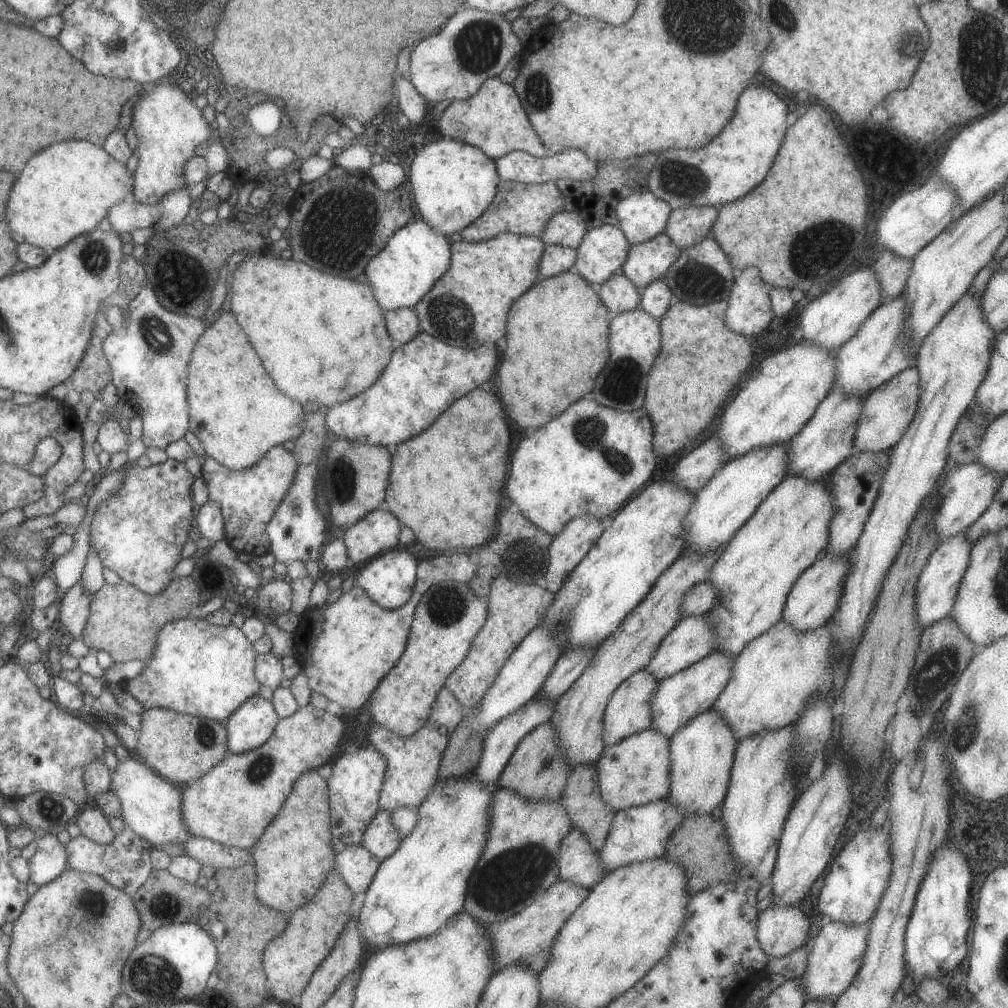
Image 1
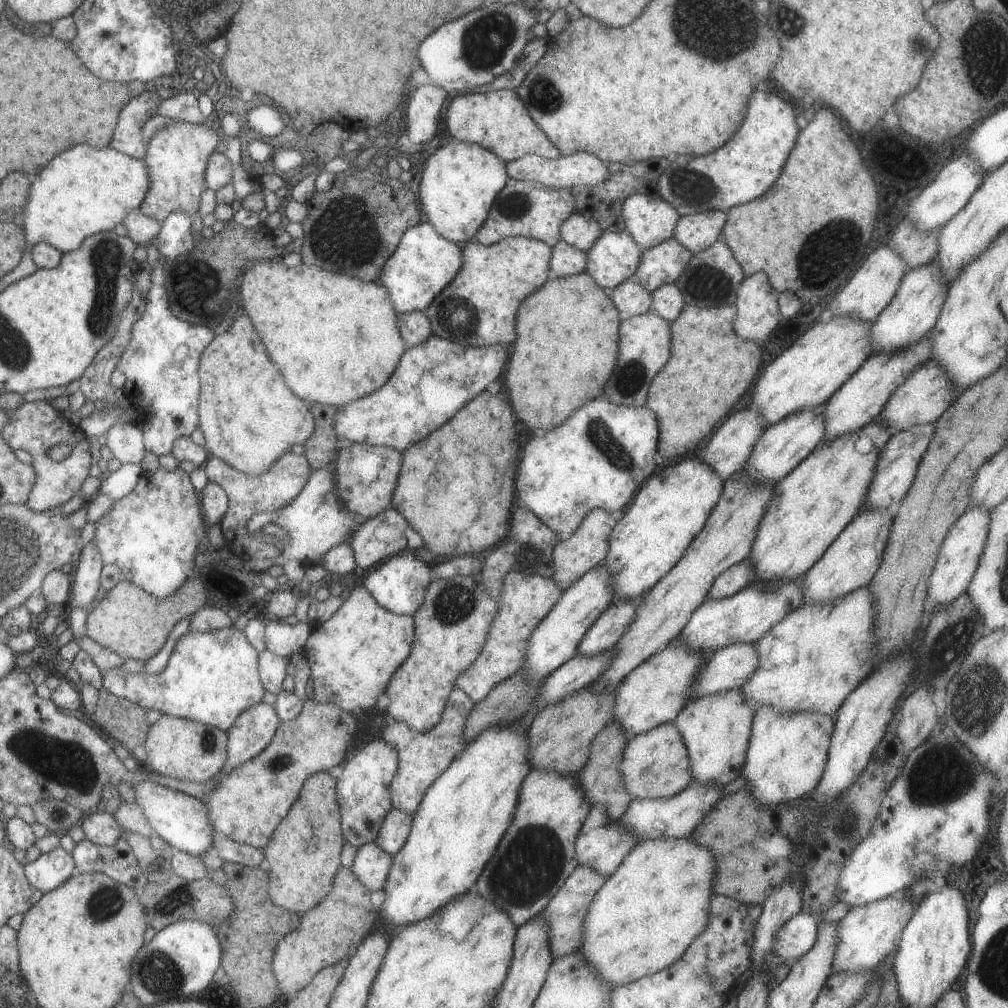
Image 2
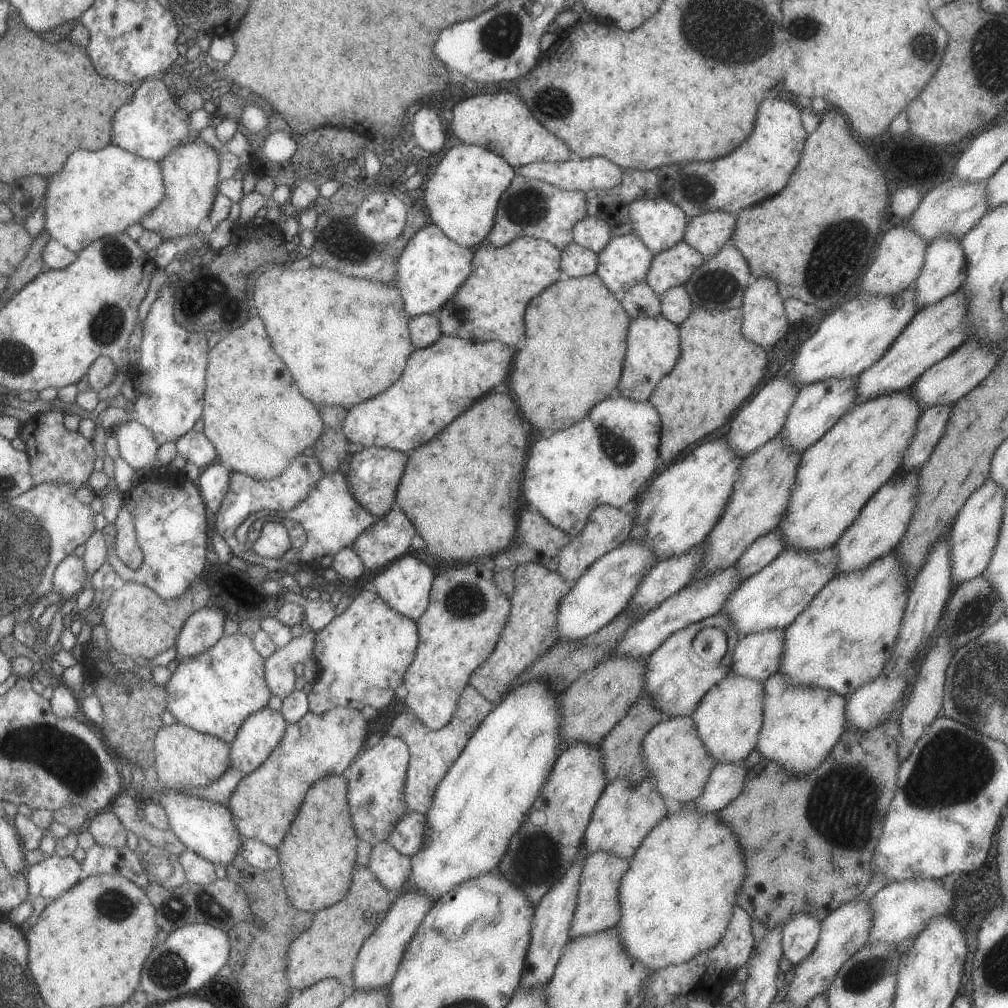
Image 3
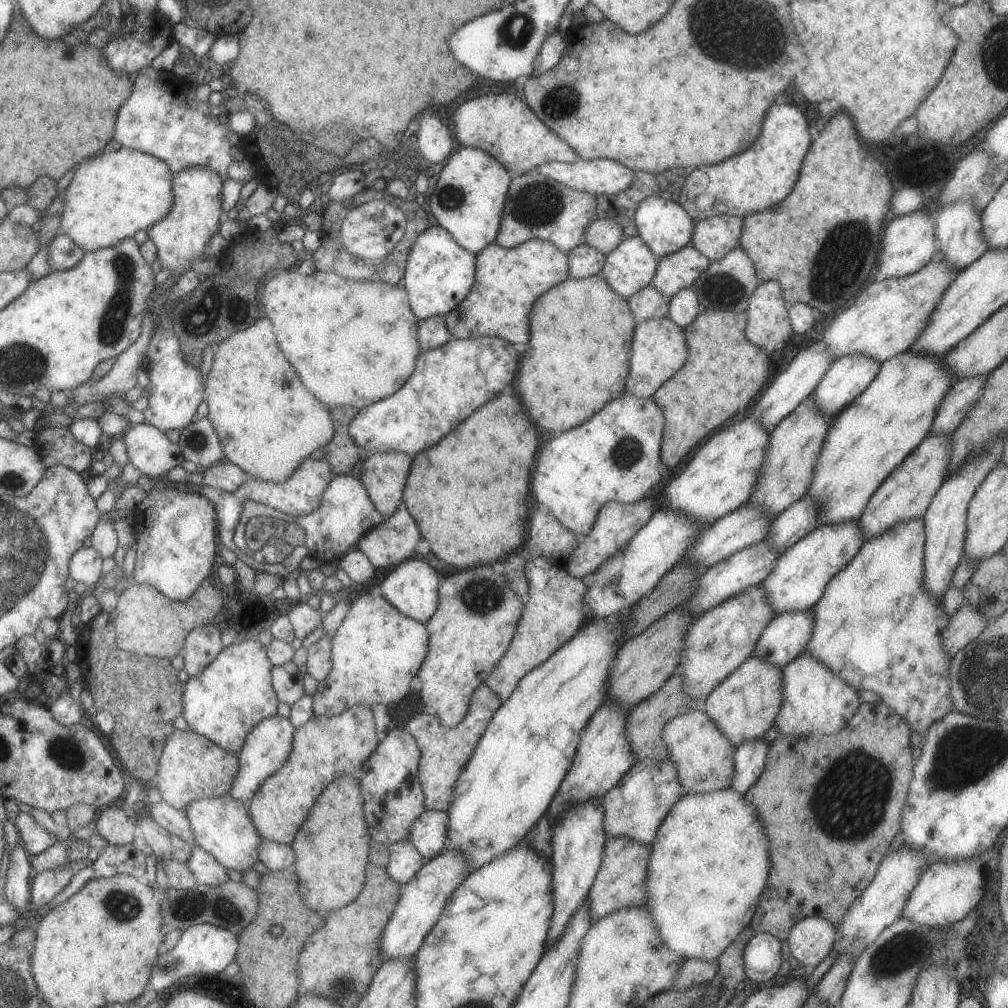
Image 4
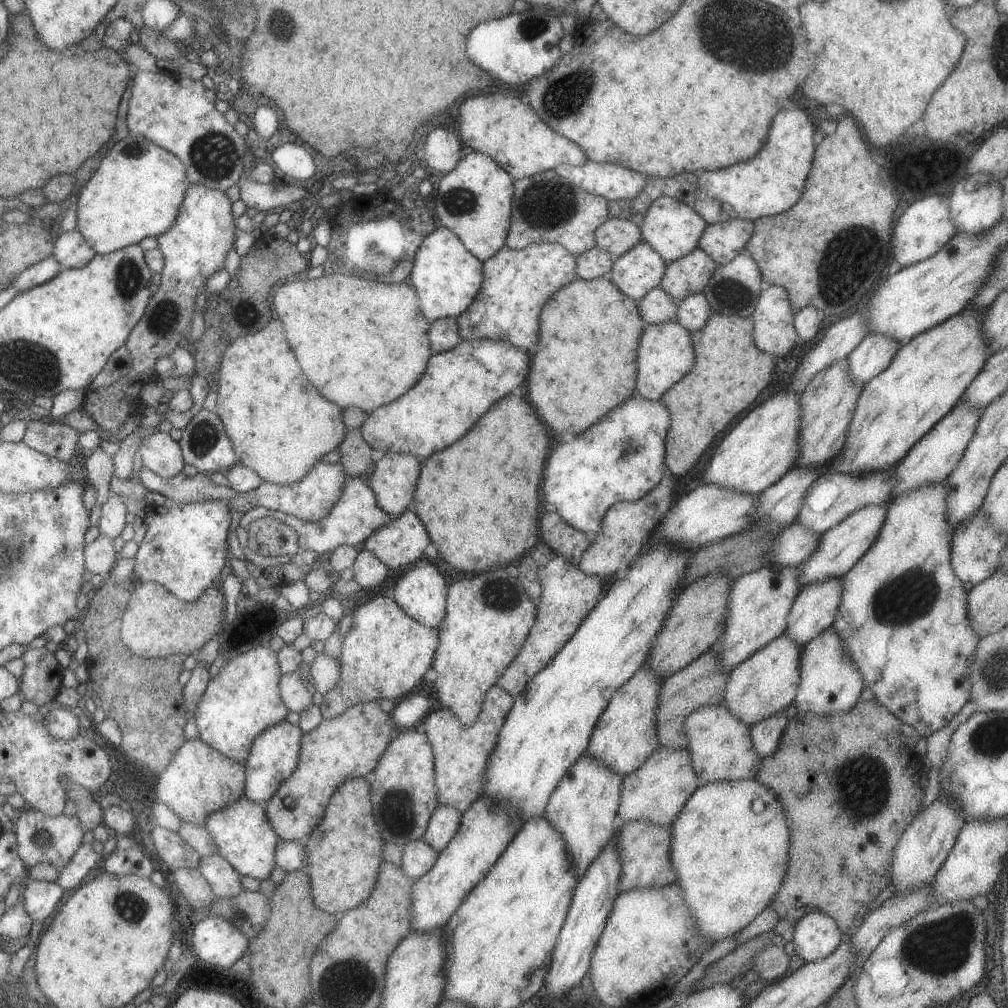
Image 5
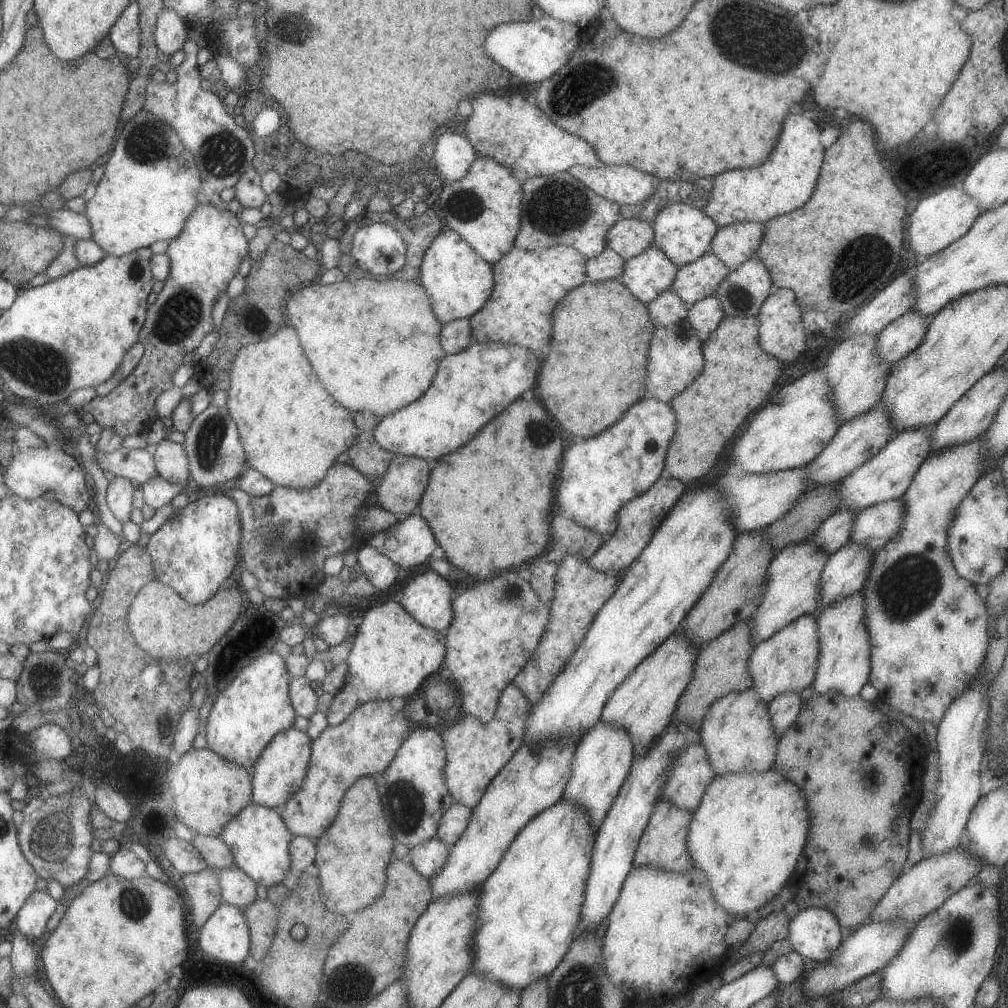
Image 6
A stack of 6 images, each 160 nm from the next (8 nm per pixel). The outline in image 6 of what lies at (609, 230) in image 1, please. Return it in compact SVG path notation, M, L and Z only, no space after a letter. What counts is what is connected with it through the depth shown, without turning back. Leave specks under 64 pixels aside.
M651 247L625 259L622 273L616 279L646 305L664 290L671 290L677 269L662 250Z

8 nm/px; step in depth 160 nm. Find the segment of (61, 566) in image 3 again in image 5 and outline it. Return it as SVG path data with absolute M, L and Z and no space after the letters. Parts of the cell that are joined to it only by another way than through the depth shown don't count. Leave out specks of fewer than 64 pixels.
M99 534L93 542L84 544L83 566L92 575L98 574L105 579L119 557L120 553L113 548L113 540L103 534Z

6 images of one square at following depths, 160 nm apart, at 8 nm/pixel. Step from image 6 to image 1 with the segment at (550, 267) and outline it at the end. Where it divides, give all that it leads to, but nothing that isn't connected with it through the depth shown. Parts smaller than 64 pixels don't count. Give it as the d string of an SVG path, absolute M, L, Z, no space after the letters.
M499 233L481 242L451 239L448 269L413 306L420 330L452 347L500 344L512 302L535 284L544 246L540 238L515 233Z

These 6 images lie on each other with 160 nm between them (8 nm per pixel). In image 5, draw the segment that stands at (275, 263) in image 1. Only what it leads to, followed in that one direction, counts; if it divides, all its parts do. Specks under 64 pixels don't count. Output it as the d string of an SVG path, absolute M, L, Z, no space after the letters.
M322 275L314 280L280 280L269 296L273 318L281 322L287 346L295 354L303 374L317 392L339 408L354 407L366 415L393 402L421 378L432 351L427 338L429 322L420 314L414 290L408 282L383 284L357 276Z

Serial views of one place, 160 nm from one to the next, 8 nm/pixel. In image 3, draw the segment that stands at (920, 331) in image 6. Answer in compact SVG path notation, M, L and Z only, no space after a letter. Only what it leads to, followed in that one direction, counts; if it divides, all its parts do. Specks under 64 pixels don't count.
M831 377L822 381L813 381L803 385L798 391L779 436L784 440L784 446L789 447L792 451L799 451L800 454L809 445L817 442L831 426L837 422L840 416L843 416L856 402L856 380L857 377Z

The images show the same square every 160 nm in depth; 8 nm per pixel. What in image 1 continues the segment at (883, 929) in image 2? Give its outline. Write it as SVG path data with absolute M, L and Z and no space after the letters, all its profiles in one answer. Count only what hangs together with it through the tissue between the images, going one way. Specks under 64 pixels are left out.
M831 920L824 921L807 950L807 962L802 981L806 1000L825 998L835 1002L836 998L851 984L862 963L870 920L858 925L843 925Z

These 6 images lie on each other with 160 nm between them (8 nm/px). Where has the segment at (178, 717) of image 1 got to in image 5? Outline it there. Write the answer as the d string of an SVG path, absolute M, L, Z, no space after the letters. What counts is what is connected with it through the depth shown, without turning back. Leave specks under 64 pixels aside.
M185 738L167 768L158 776L155 795L157 801L165 804L180 820L203 827L205 814L230 806L242 797L245 776L243 764L226 758L199 738Z

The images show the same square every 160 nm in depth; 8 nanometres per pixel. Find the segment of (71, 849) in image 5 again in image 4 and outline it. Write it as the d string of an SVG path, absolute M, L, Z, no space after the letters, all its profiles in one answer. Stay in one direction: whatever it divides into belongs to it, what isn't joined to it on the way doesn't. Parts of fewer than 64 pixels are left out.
M18 811L14 816L14 828L20 838L20 844L29 857L33 857L49 846L53 846L57 838L49 833L26 812Z

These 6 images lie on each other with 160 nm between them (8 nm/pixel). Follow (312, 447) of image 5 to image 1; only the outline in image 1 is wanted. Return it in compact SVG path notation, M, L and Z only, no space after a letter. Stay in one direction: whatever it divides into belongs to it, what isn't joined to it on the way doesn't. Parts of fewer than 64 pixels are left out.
M231 312L221 314L207 327L205 334L195 342L188 364L186 401L189 431L201 441L204 456L213 458L228 469L246 470L262 459L272 446L281 445L285 440L295 441L303 432L306 420L301 404L275 390L271 378L263 370L255 350L247 342L247 336L239 328Z

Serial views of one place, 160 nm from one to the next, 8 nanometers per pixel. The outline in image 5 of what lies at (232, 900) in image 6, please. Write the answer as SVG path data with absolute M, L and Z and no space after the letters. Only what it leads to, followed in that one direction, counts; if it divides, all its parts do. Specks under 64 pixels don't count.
M217 854L201 856L197 870L209 884L214 896L230 898L244 890L239 884L239 874Z

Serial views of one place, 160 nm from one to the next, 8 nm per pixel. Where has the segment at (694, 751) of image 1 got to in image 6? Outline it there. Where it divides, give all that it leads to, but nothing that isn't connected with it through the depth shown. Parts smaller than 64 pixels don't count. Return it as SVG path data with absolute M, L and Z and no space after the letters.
M801 615L786 624L769 638L759 641L748 658L748 673L752 678L751 689L765 704L781 693L800 693L812 684L819 654L819 639L815 615Z

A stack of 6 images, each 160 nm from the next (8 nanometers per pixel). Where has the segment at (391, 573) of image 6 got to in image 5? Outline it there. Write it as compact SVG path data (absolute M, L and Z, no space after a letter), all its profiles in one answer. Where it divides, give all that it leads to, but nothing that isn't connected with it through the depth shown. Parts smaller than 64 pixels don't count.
M365 549L359 551L355 556L351 570L353 571L353 579L361 589L379 586L389 574L389 568Z

